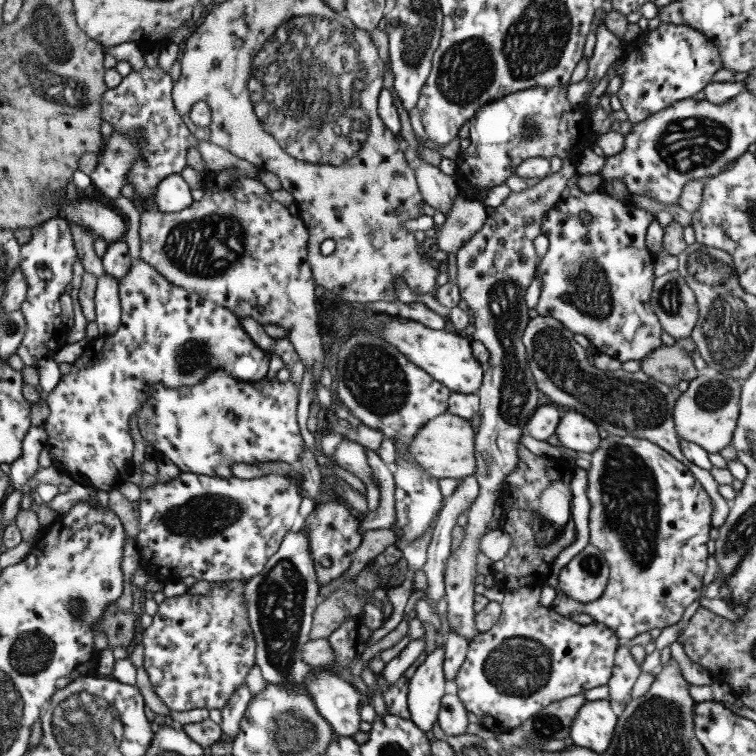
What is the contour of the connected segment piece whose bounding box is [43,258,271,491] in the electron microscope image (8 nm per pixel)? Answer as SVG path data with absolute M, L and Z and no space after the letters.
M134 258L132 260L130 273L119 281L119 298L121 301L122 318L120 318L117 332L114 332L113 335L100 335L92 341L87 340L82 355L71 364L70 371L65 376L61 376L54 391L48 393L46 402L50 409L50 414L43 425L44 430L48 434L44 449L48 450L51 454L54 466L64 473L68 473L68 476L72 477L74 481L85 487L93 487L94 489L105 491L110 491L116 487L120 481L124 480L130 467L133 466L134 441L132 441L130 418L132 418L132 414L139 416L139 411L142 410L142 406L146 404L146 398L148 398L148 392L152 384L164 384L166 388L194 386L194 384L200 384L200 382L204 381L216 370L222 370L226 372L226 375L240 382L258 382L267 376L271 360L268 352L264 352L264 350L250 338L250 335L244 331L244 327L238 322L238 317L234 313L226 308L217 306L210 300L203 300L194 292L188 292L184 288L175 286L175 284L163 278L154 268L144 263L140 258Z

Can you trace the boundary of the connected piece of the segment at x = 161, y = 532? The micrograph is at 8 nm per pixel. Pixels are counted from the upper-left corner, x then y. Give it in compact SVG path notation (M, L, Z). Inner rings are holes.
M181 472L168 482L156 483L140 492L136 505L140 531L136 548L141 557L139 566L148 576L162 582L193 576L197 580L221 583L231 580L247 581L262 572L268 559L276 554L286 533L299 522L299 507L304 490L292 476L270 473L252 479L220 478Z

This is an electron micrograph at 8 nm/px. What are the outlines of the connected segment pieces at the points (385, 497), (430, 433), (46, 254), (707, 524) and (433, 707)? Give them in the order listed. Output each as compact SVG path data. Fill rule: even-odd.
M366 448L366 457L370 469L380 482L378 507L360 522L360 532L364 534L371 529L391 529L396 522L395 481L393 469L380 458L379 454Z
M446 412L429 420L418 430L418 433L414 435L414 440L408 445L408 453L412 456L412 460L416 460L416 464L424 468L430 476L437 479L461 480L474 475L477 470L474 443L475 433L470 420Z
M58 216L32 228L32 239L21 246L21 262L27 283L27 298L20 310L26 317L26 334L18 346L17 354L26 367L37 367L43 359L54 359L55 354L67 344L69 328L62 320L60 296L74 276L77 251L66 221Z
M608 435L601 440L600 446L594 450L589 456L590 469L587 470L588 474L588 500L590 502L589 511L589 542L594 544L594 547L598 547L598 550L602 551L606 562L609 564L609 579L606 585L606 590L602 593L602 596L589 603L579 603L576 599L565 598L560 596L550 606L556 610L558 614L562 616L572 616L572 614L588 614L594 621L605 624L611 631L616 633L616 636L622 640L630 640L642 632L649 632L652 628L666 628L666 626L672 626L676 624L682 616L684 616L684 610L687 606L690 606L696 598L702 596L702 588L704 588L704 574L706 573L706 562L712 552L708 550L708 541L714 537L714 530L712 526L712 513L713 505L710 496L702 484L696 480L696 476L691 472L690 468L686 464L682 464L680 460L672 456L669 452L666 452L663 448L660 448L657 444L650 442L648 439L638 438L634 436L614 436Z
M430 645L427 658L416 668L408 683L407 704L410 720L425 733L436 723L441 700L445 695L444 656L444 645Z

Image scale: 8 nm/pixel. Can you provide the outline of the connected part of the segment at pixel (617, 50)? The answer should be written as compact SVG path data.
M602 18L595 33L595 47L592 56L590 56L585 77L597 84L606 76L610 65L622 59L625 51L625 42L608 30L605 26L604 18Z

